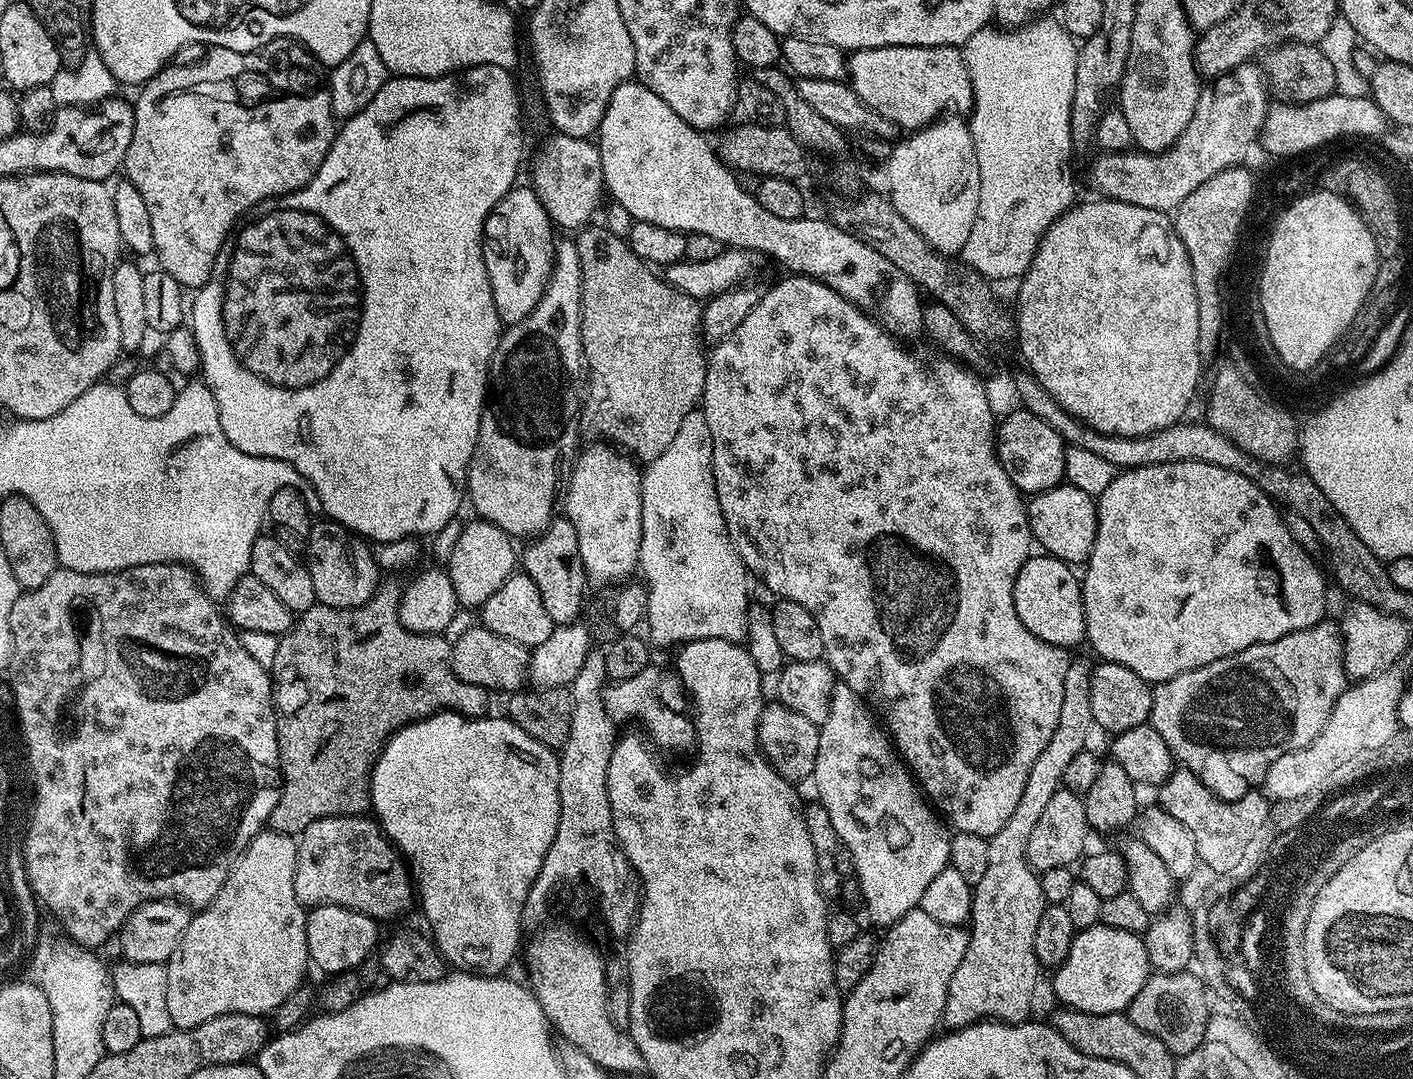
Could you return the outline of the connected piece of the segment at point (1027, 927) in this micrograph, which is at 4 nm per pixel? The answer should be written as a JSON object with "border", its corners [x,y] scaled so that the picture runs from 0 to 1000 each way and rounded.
{"border":[[[749,662],[749,673],[746,677],[743,688],[737,695],[737,699],[735,699],[718,754],[715,754],[715,758],[706,771],[703,771],[701,775],[699,776],[699,802],[686,830],[688,860],[686,859],[685,864],[684,884],[681,888],[678,899],[675,899],[675,903],[672,906],[672,914],[668,930],[667,945],[669,950],[672,949],[670,951],[672,954],[683,953],[685,949],[690,949],[695,945],[721,949],[728,944],[728,937],[730,934],[730,915],[733,912],[733,900],[735,900],[732,886],[730,883],[730,867],[736,854],[736,848],[740,843],[740,835],[736,824],[735,811],[728,804],[728,798],[725,796],[725,784],[732,762],[737,757],[737,751],[740,751],[740,743],[743,743],[743,740],[751,728],[753,715],[757,710],[757,704],[768,696],[769,690],[771,689],[771,677],[766,677],[766,680],[762,680],[760,690],[749,690],[749,682],[753,677],[760,678],[762,671],[766,671],[766,669],[760,669],[760,664]]]}

